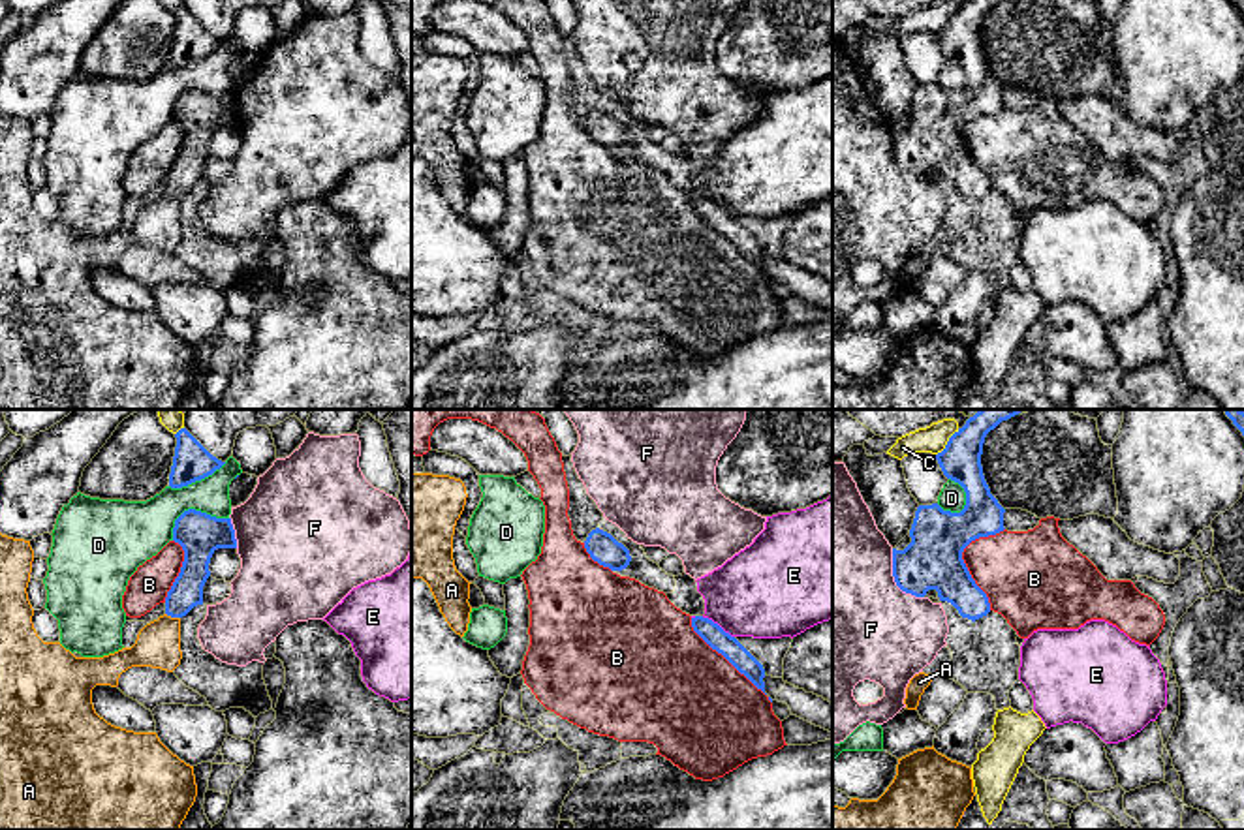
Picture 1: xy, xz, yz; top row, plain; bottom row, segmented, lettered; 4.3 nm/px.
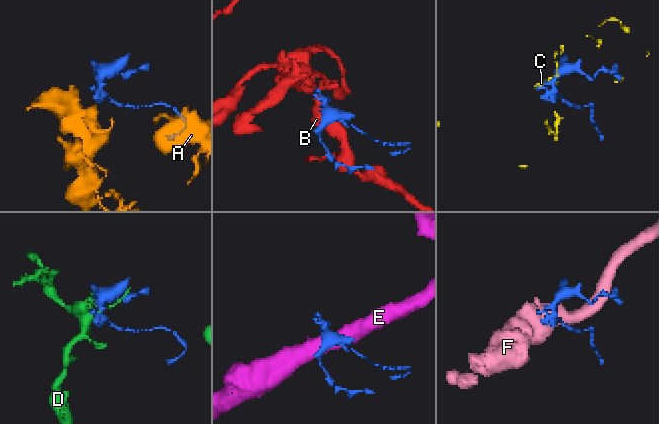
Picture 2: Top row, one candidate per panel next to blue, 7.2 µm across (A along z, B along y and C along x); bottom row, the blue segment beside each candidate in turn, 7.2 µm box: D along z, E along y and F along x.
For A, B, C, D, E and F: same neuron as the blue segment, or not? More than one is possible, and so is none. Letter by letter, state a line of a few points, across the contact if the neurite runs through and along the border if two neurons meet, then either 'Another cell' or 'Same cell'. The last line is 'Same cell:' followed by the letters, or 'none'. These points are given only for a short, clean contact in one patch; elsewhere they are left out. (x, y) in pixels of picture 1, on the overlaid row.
A: Line: xy (186, 592), (177, 603), (173, 616), (158, 643). Same cell
B: Another cell
C: Another cell
D: Another cell
E: Line: xz (701, 616), (716, 622), (733, 637). Another cell
F: Another cell
Same cell: A

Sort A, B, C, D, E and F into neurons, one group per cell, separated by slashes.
A / B / C D / E / F

